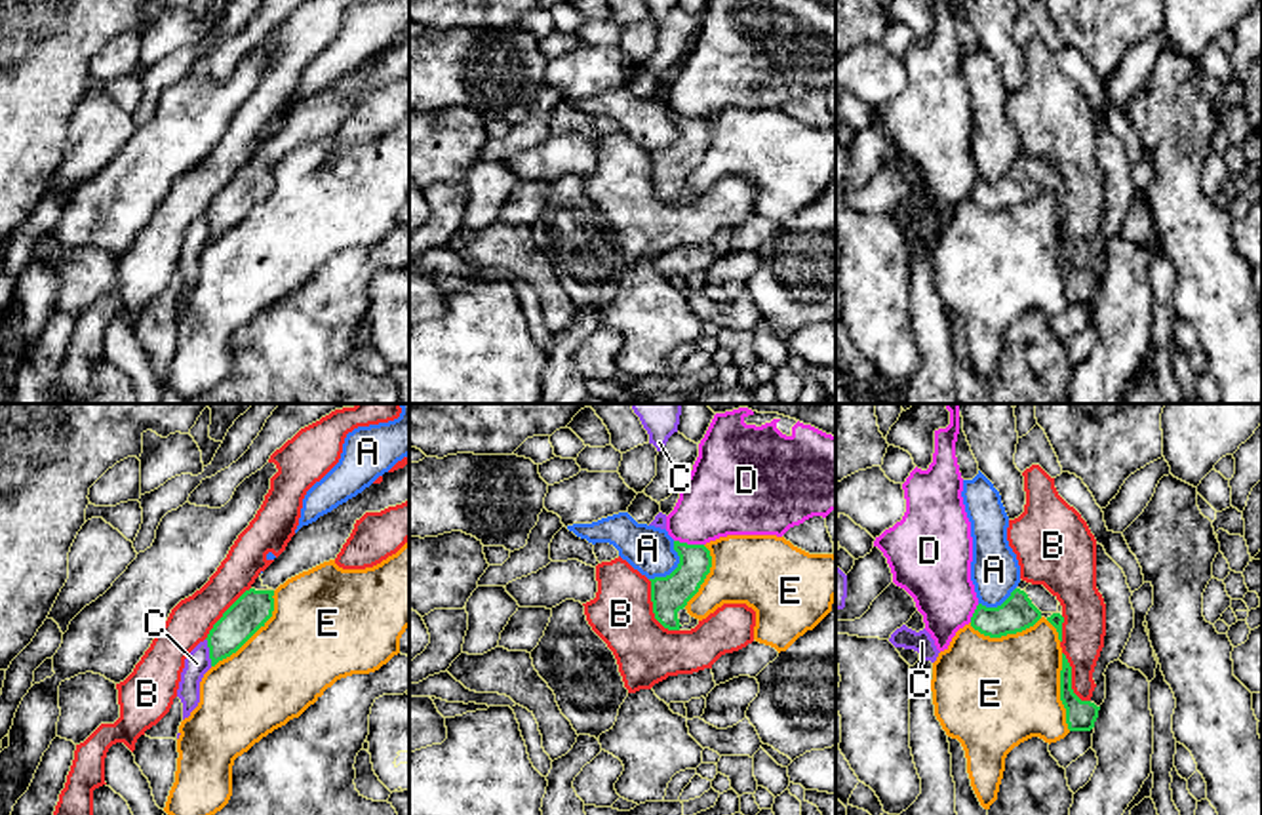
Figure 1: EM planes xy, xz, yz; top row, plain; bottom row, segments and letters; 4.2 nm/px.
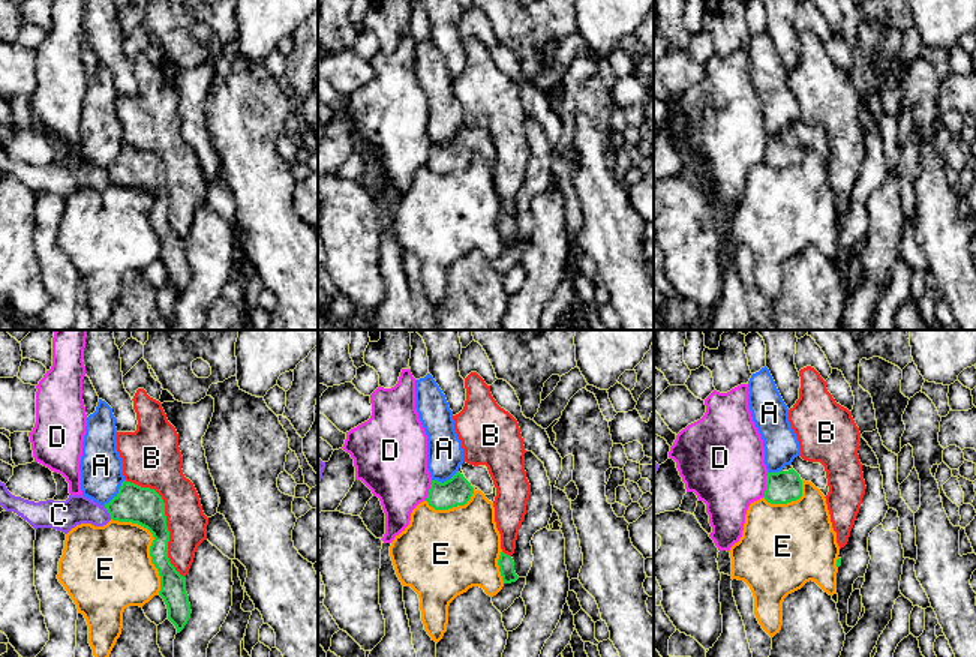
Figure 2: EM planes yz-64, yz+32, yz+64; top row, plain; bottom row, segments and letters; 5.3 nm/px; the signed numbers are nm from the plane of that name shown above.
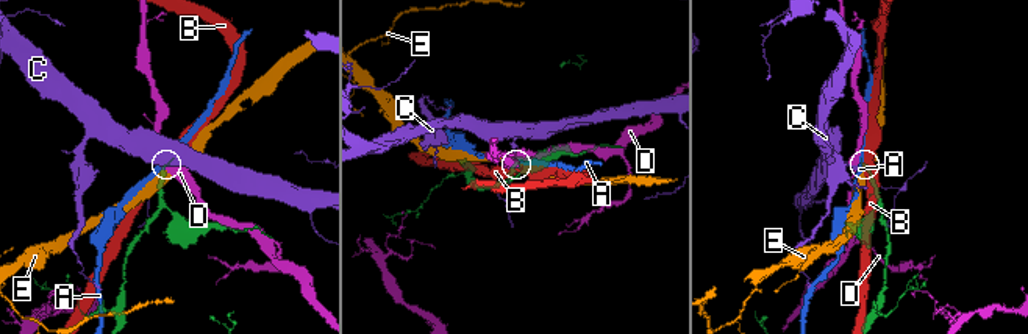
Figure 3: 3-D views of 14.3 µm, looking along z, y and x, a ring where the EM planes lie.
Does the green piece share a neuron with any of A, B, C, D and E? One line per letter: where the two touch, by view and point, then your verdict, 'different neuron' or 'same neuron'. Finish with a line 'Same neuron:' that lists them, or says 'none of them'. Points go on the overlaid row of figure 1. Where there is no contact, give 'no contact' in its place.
A: xz (676, 568) | different neuron
B: xz (653, 610) | different neuron
C: xy (210, 652) | different neuron
D: xz (690, 545) | different neuron
E: xy (254, 633) | different neuron
Same neuron: none of them

